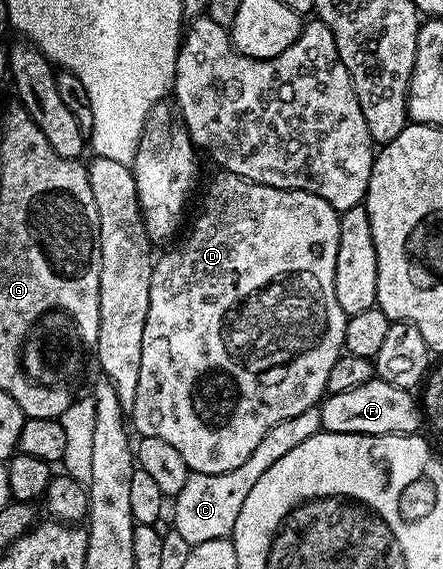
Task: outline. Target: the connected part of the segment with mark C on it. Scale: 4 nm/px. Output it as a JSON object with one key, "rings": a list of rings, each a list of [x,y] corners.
{"rings":[[[319,407],[307,408],[302,410],[302,414],[294,414],[294,418],[286,418],[286,422],[278,422],[278,426],[269,430],[262,442],[258,442],[254,454],[250,454],[250,458],[246,458],[246,462],[242,462],[238,470],[230,470],[226,474],[192,472],[186,486],[174,498],[176,513],[170,516],[170,520],[174,525],[175,535],[180,535],[188,546],[231,537],[234,522],[238,522],[238,510],[242,510],[242,502],[246,502],[254,482],[258,482],[258,478],[262,478],[262,474],[266,474],[266,470],[270,470],[270,466],[278,462],[278,458],[321,430]]]}

